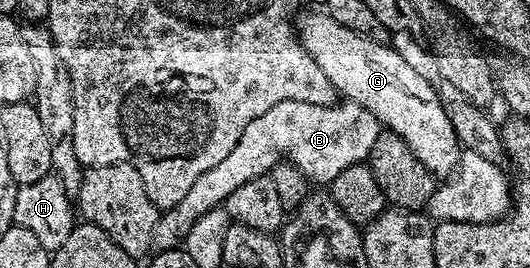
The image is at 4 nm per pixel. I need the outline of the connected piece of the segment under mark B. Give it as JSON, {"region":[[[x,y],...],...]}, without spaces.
{"region":[[[343,100],[333,106],[304,102],[273,104],[273,108],[257,116],[257,120],[241,132],[241,140],[237,140],[237,145],[229,151],[225,160],[221,160],[221,164],[213,164],[213,168],[199,177],[197,184],[189,188],[188,194],[176,206],[160,213],[157,228],[151,234],[152,247],[156,251],[176,249],[201,215],[222,207],[230,194],[241,188],[241,184],[270,175],[271,169],[281,161],[281,156],[292,162],[312,183],[330,184],[337,172],[349,168],[349,164],[370,159],[373,140],[377,140],[380,129],[373,112],[355,102]]]}

